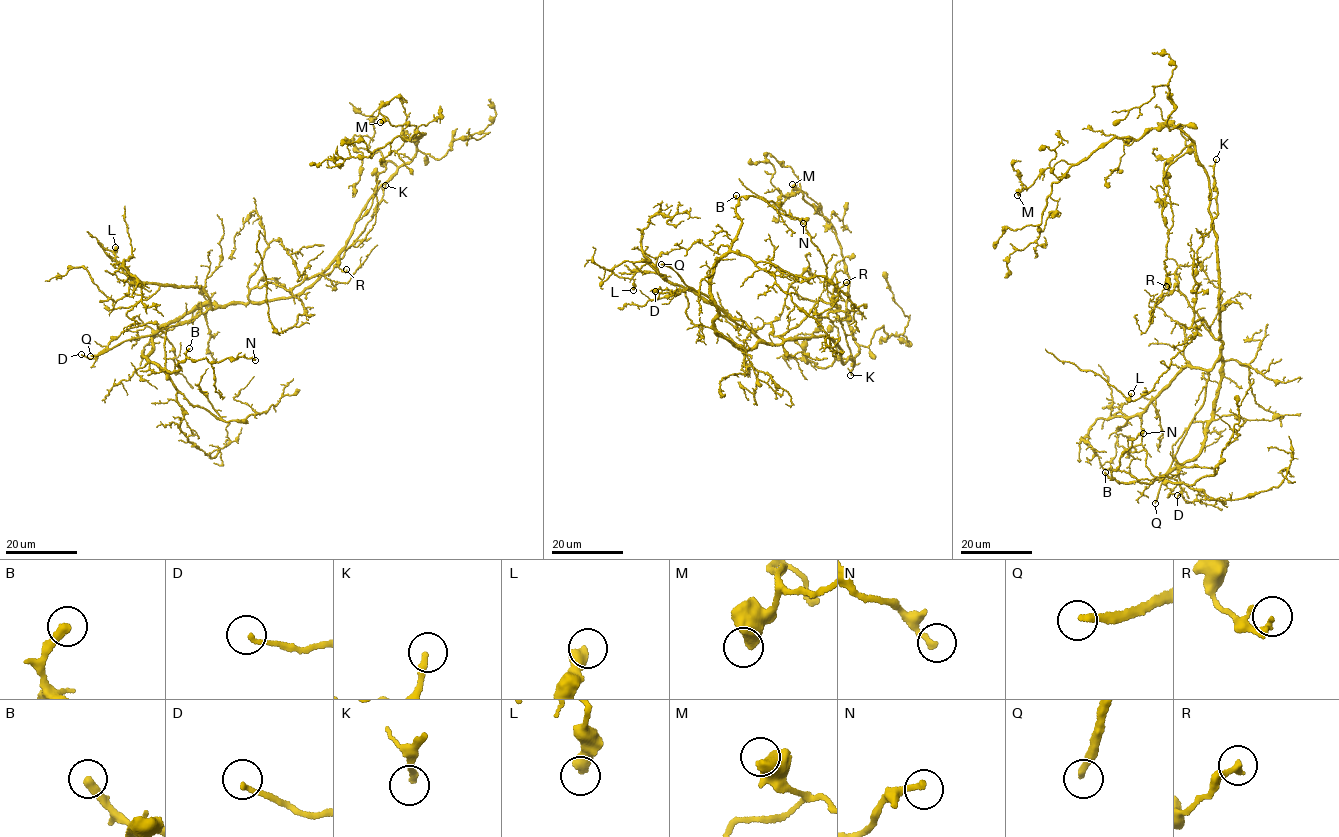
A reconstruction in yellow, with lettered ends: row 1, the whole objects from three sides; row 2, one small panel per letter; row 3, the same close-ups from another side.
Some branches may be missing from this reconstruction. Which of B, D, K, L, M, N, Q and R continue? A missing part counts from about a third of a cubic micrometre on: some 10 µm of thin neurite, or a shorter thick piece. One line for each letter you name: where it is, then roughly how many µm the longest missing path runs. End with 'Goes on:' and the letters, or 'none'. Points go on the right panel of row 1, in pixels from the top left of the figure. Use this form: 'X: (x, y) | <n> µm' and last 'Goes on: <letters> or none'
B: (1105, 472) | 15 µm
Q: (1155, 503) | 40 µm
Goes on: B, Q

